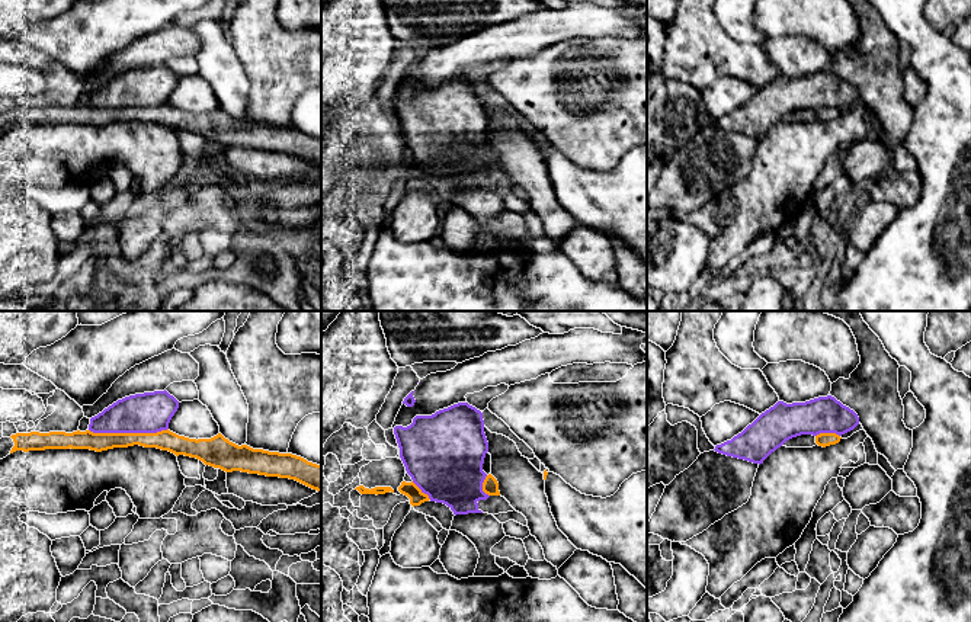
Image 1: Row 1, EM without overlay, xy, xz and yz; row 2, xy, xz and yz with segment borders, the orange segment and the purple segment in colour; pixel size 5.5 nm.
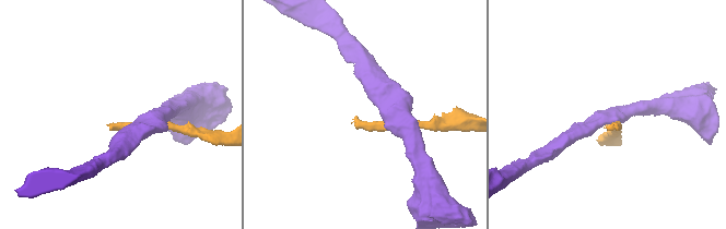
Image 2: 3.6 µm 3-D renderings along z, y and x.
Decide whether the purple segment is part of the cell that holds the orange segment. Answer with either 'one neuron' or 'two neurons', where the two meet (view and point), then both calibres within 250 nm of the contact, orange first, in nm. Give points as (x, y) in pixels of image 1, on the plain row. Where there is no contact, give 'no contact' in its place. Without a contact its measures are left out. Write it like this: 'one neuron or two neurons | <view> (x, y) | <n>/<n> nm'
two neurons | xy (128, 108) | 110/220 nm

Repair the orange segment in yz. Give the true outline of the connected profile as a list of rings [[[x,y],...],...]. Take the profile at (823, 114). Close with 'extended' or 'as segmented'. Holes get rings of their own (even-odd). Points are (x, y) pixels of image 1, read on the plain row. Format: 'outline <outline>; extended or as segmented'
outline [[[820,108],[817,110],[813,109],[801,109],[797,112],[792,112],[783,118],[786,122],[813,122],[815,119],[818,121],[830,121],[840,116],[840,110],[836,108]]]; extended

